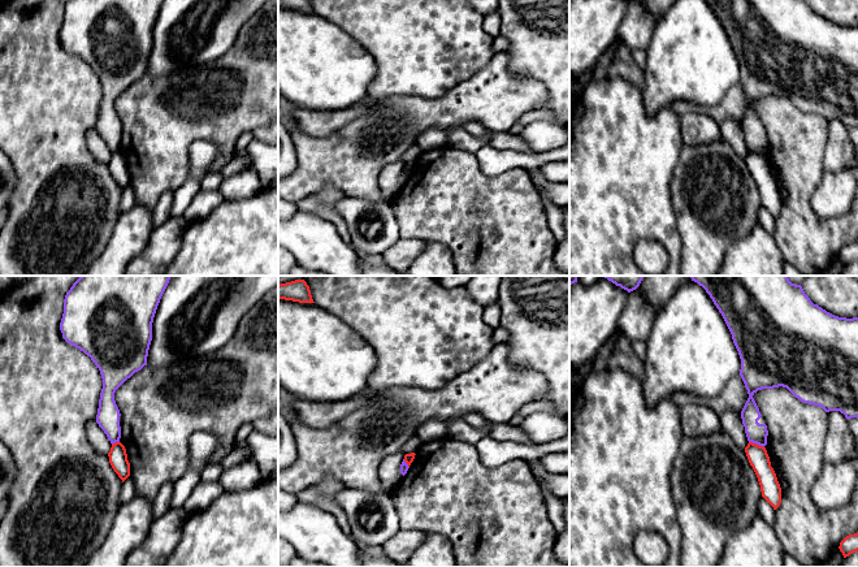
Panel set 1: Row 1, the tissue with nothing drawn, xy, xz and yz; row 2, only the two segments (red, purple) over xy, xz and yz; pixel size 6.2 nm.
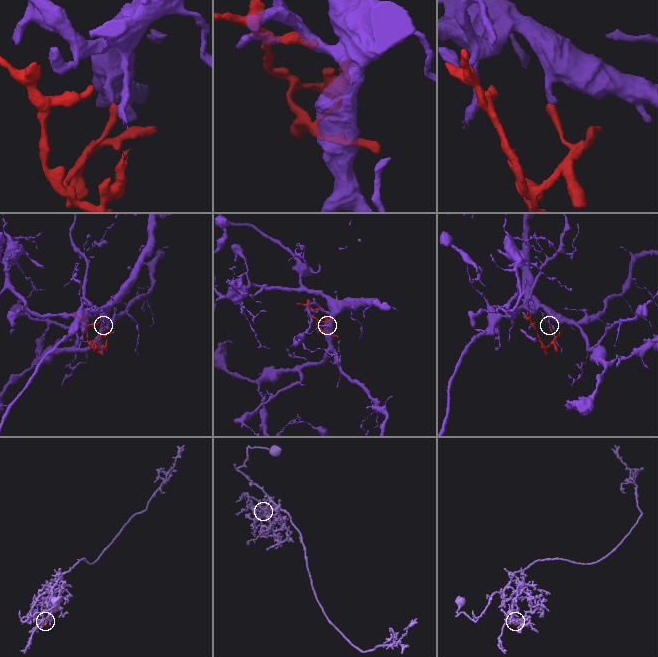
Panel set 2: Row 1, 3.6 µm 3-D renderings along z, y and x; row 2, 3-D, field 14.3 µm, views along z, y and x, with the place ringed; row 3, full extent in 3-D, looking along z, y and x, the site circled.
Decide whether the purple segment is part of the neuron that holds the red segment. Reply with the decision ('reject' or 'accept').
reject

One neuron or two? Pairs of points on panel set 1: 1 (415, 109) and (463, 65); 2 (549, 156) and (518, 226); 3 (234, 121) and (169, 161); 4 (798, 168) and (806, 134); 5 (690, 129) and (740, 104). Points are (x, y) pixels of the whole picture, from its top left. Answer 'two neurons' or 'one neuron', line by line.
1: two neurons
2: two neurons
3: one neuron
4: one neuron
5: two neurons

